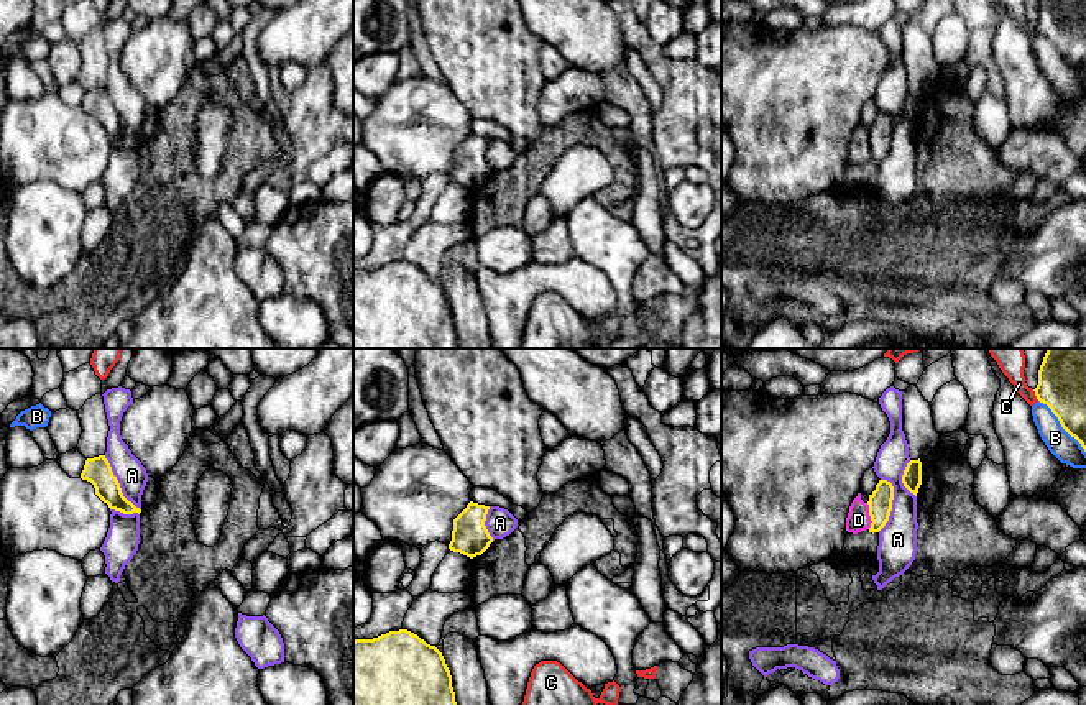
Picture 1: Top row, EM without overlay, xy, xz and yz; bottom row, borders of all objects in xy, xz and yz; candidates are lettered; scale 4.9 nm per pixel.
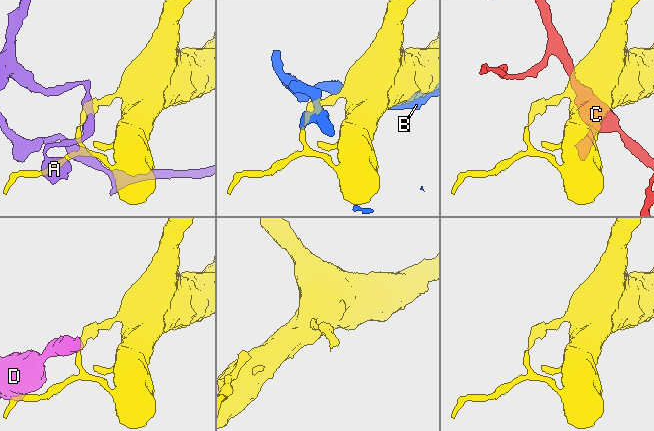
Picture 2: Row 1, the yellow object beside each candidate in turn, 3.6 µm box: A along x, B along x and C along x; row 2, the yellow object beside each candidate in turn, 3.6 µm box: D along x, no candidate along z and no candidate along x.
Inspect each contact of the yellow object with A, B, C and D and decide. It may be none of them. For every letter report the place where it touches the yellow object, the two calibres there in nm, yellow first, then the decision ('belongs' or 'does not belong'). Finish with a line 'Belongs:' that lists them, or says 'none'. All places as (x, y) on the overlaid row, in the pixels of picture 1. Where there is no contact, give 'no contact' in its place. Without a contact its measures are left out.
A: contact yz (891, 505); calibres 110 and 190 nm; does not belong
B: contact yz (1062, 426); calibres 240 and 140 nm; does not belong
C: contact yz (1035, 395); calibres 240 and 150 nm; does not belong
D: contact yz (869, 515); calibres 110 and 120 nm; does not belong
Belongs: none

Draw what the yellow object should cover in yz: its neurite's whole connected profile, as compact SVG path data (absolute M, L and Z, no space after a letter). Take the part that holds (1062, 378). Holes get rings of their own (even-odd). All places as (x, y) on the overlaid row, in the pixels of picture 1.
M1047 348L1033 391L1086 452L1086 348Z

